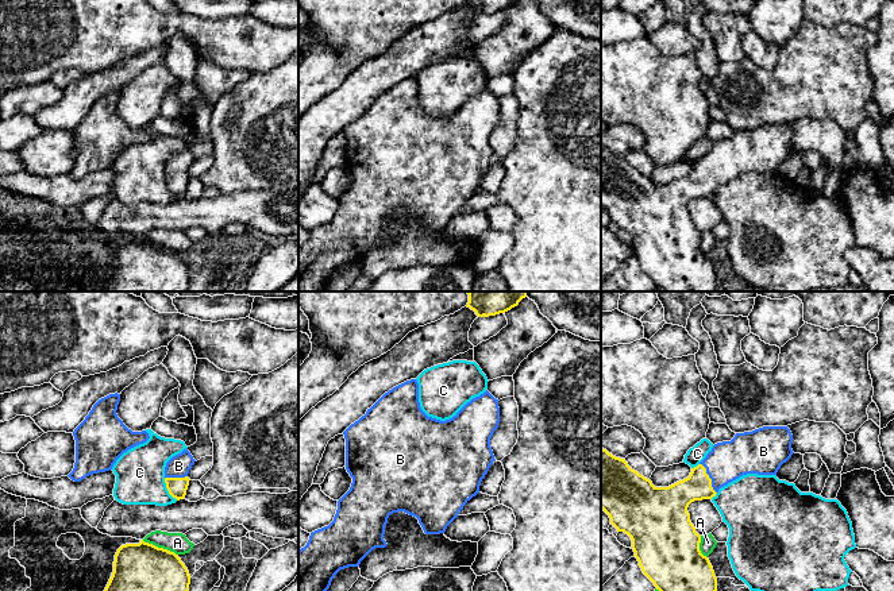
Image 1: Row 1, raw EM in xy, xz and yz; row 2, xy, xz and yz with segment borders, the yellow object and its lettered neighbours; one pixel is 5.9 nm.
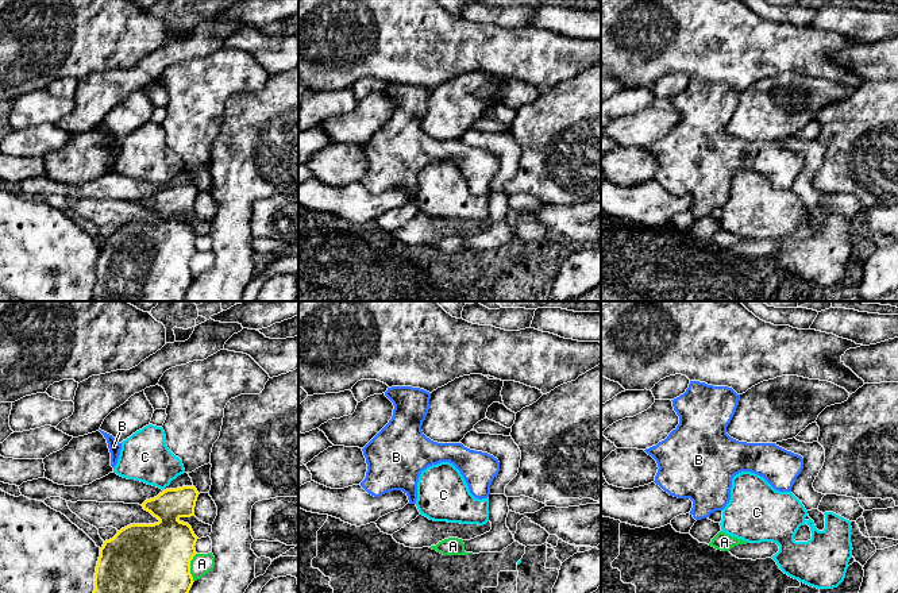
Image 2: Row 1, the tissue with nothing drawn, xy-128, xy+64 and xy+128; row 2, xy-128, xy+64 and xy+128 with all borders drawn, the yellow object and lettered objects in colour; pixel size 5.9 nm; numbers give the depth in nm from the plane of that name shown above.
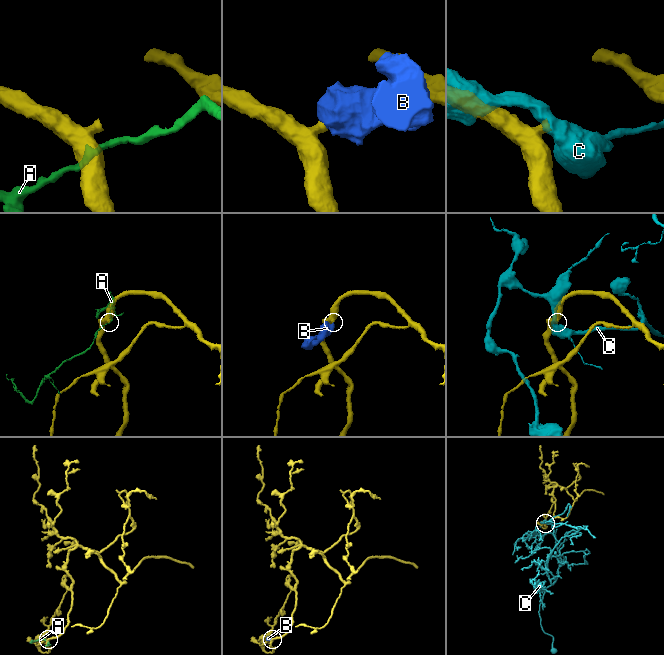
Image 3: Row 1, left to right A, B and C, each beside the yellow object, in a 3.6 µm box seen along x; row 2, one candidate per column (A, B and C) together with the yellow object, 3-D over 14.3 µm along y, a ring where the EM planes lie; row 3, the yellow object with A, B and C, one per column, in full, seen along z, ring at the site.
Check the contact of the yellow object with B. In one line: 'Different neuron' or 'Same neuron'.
Same neuron

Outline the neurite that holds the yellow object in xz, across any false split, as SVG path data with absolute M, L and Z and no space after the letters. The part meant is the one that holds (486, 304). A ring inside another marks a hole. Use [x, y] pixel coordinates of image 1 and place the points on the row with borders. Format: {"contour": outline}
{"contour": "M466 291L469 294L467 308L478 317L489 317L505 313L517 306L527 297L527 291Z"}

